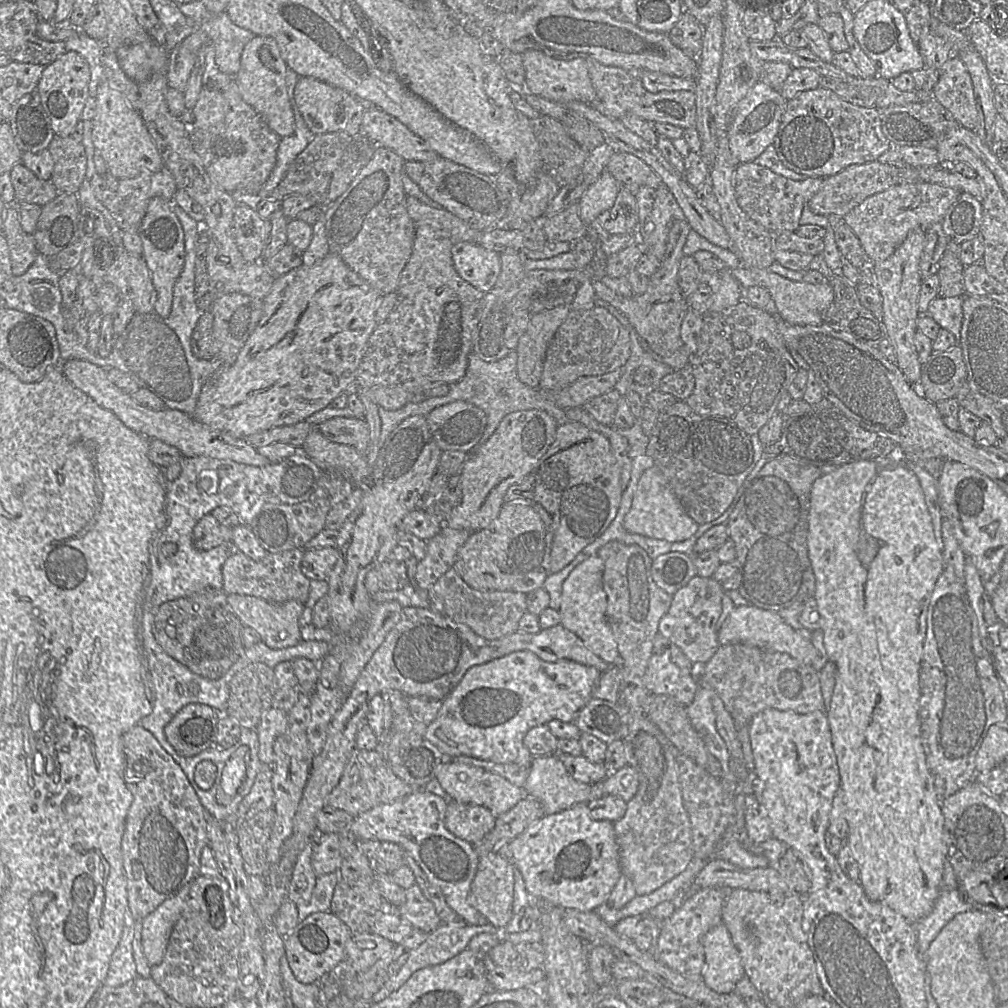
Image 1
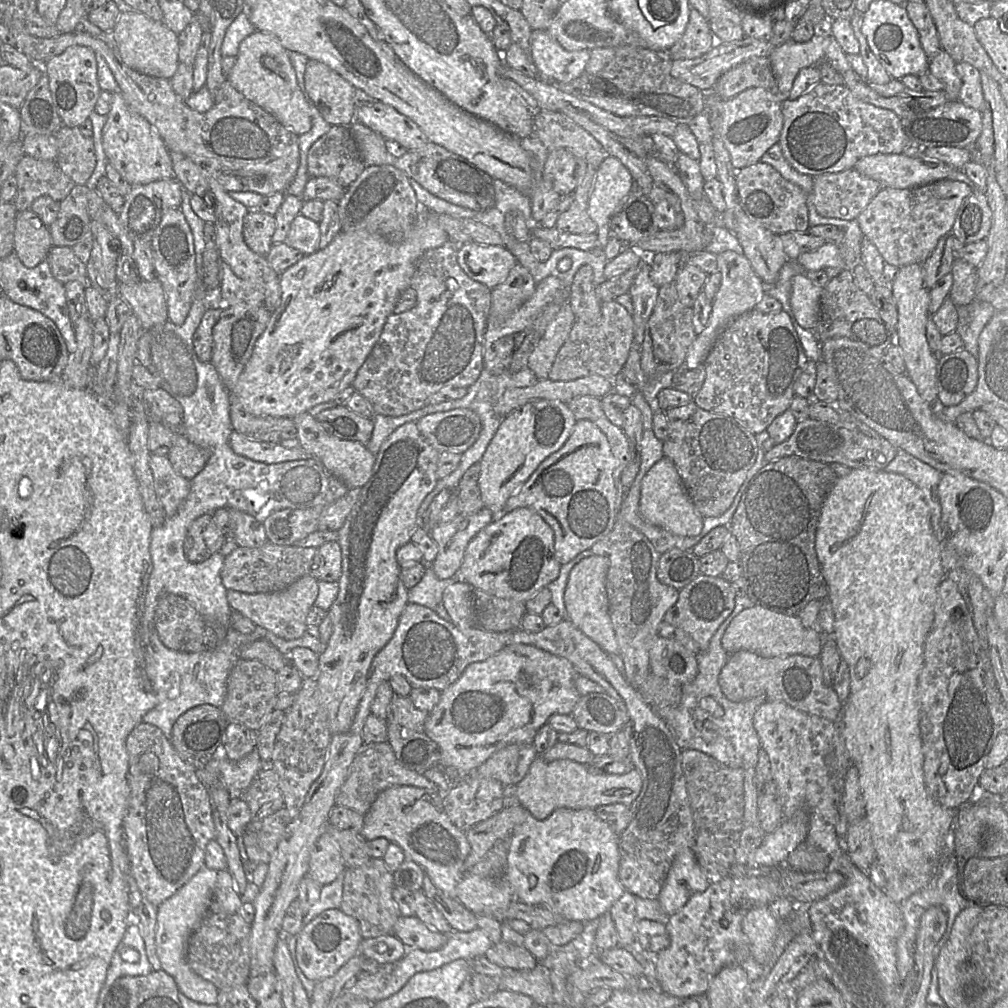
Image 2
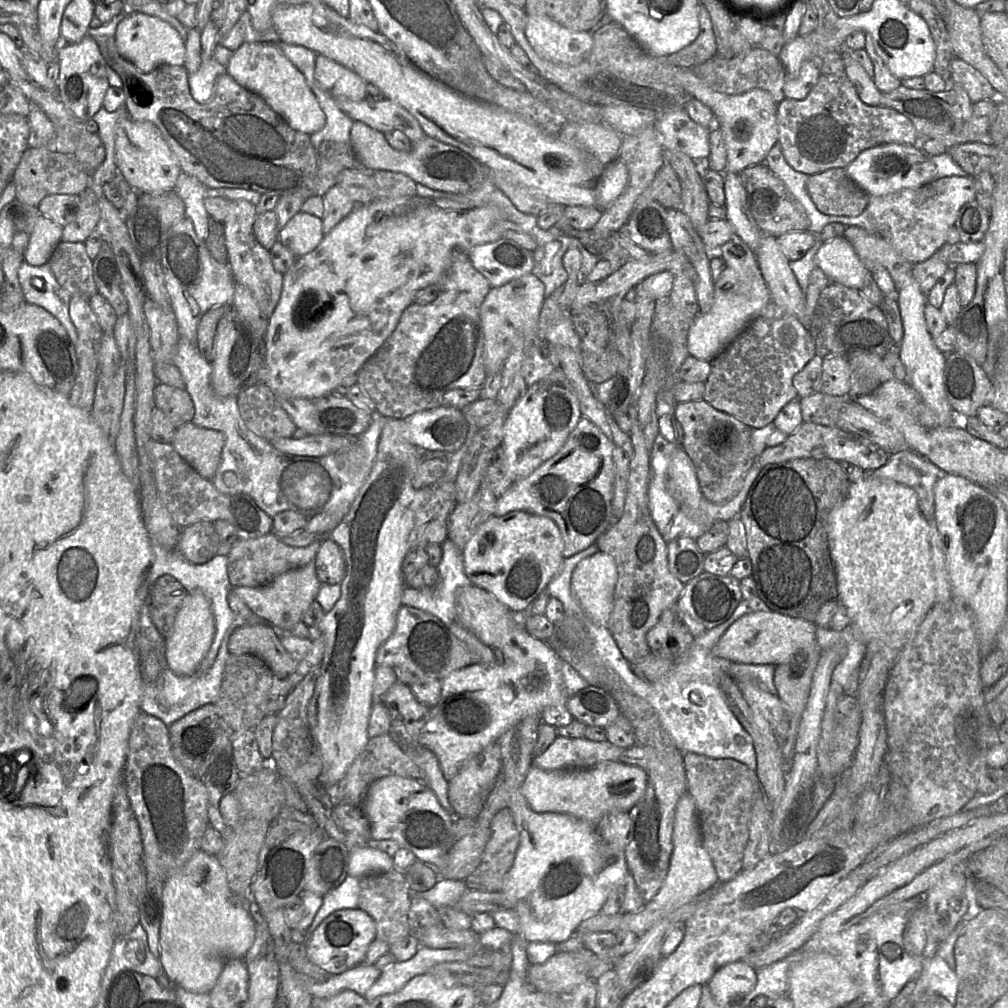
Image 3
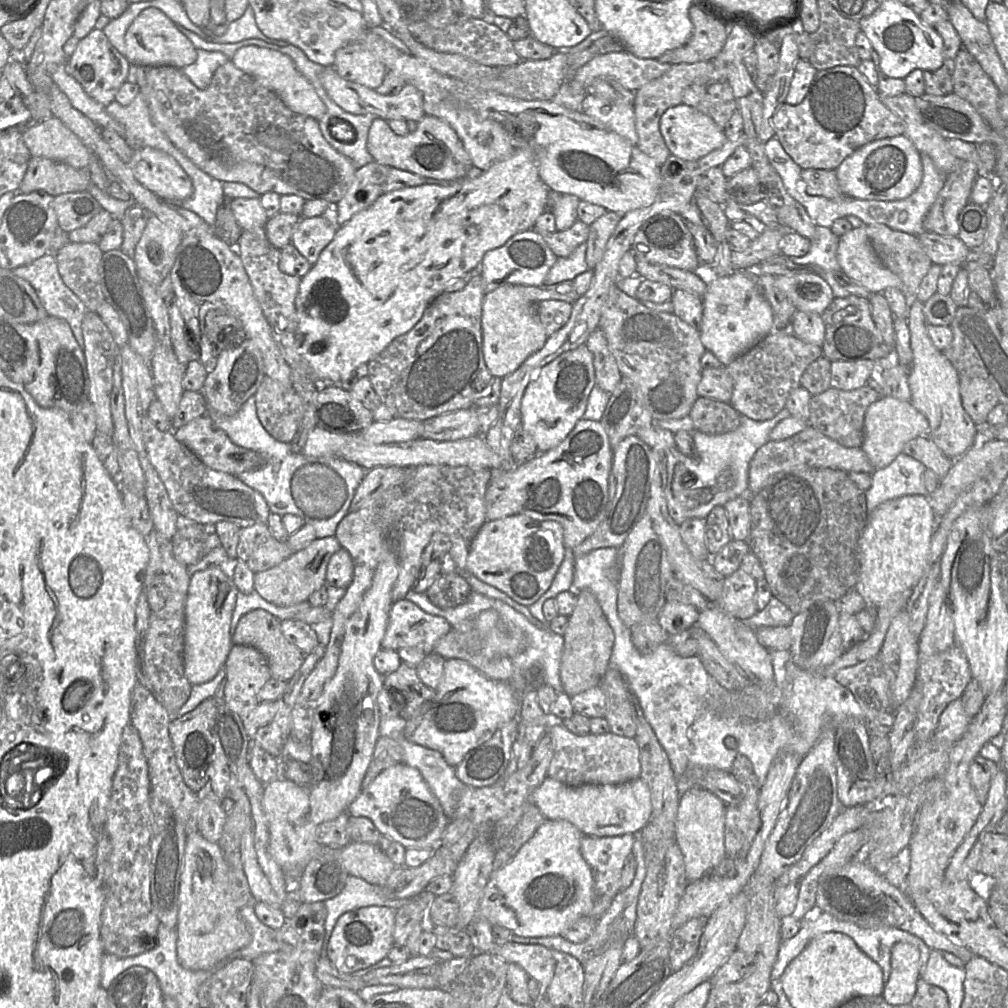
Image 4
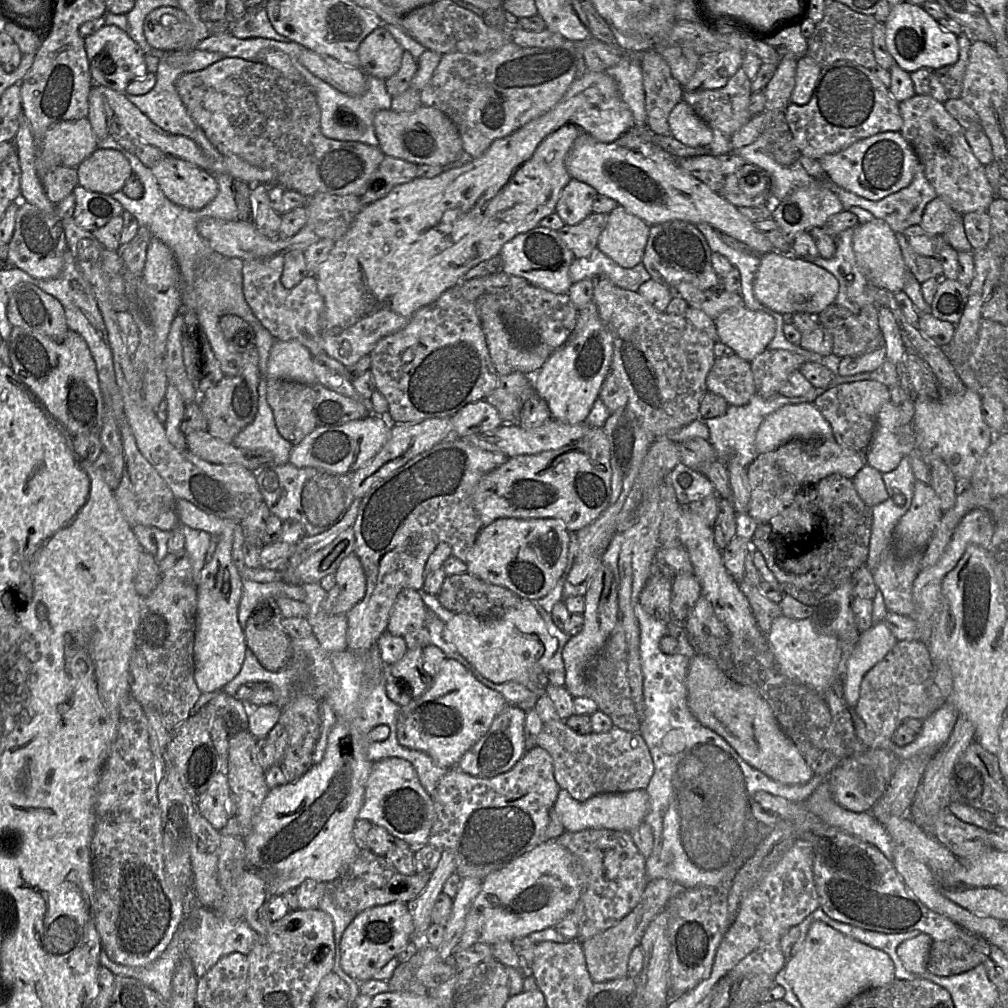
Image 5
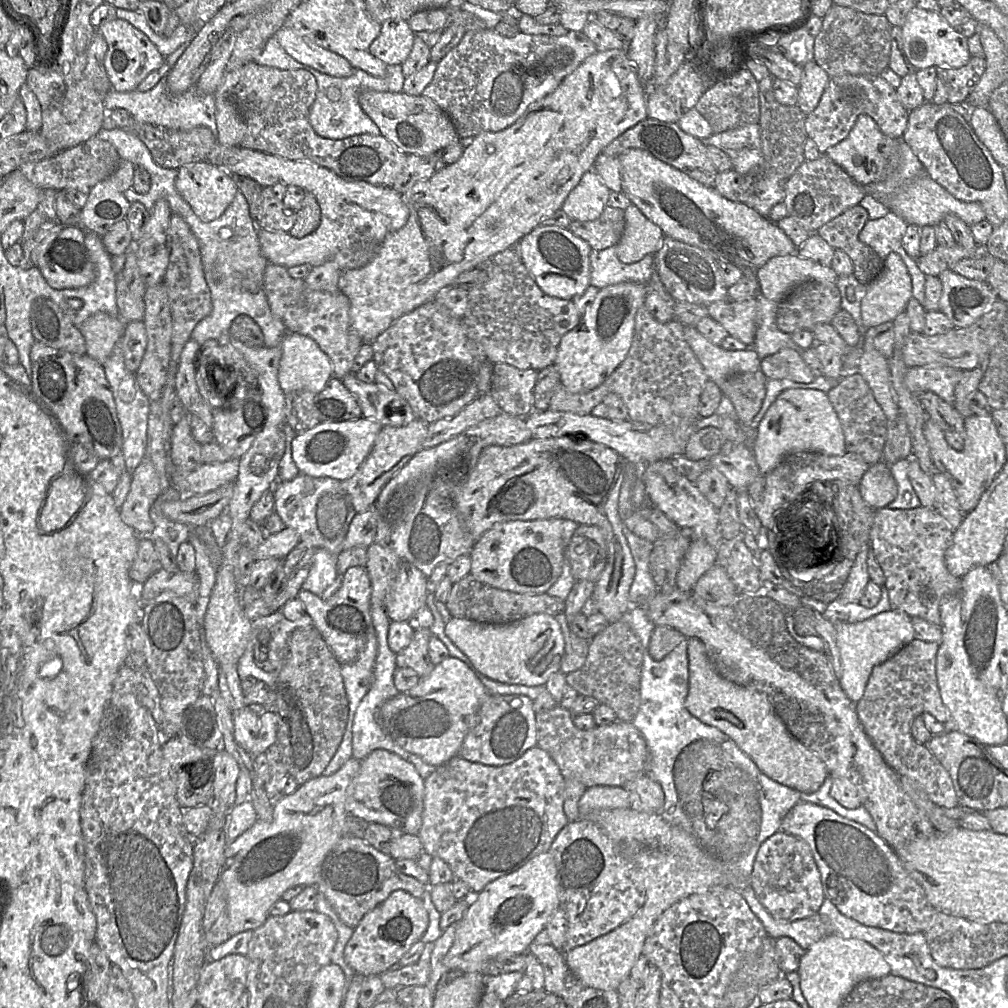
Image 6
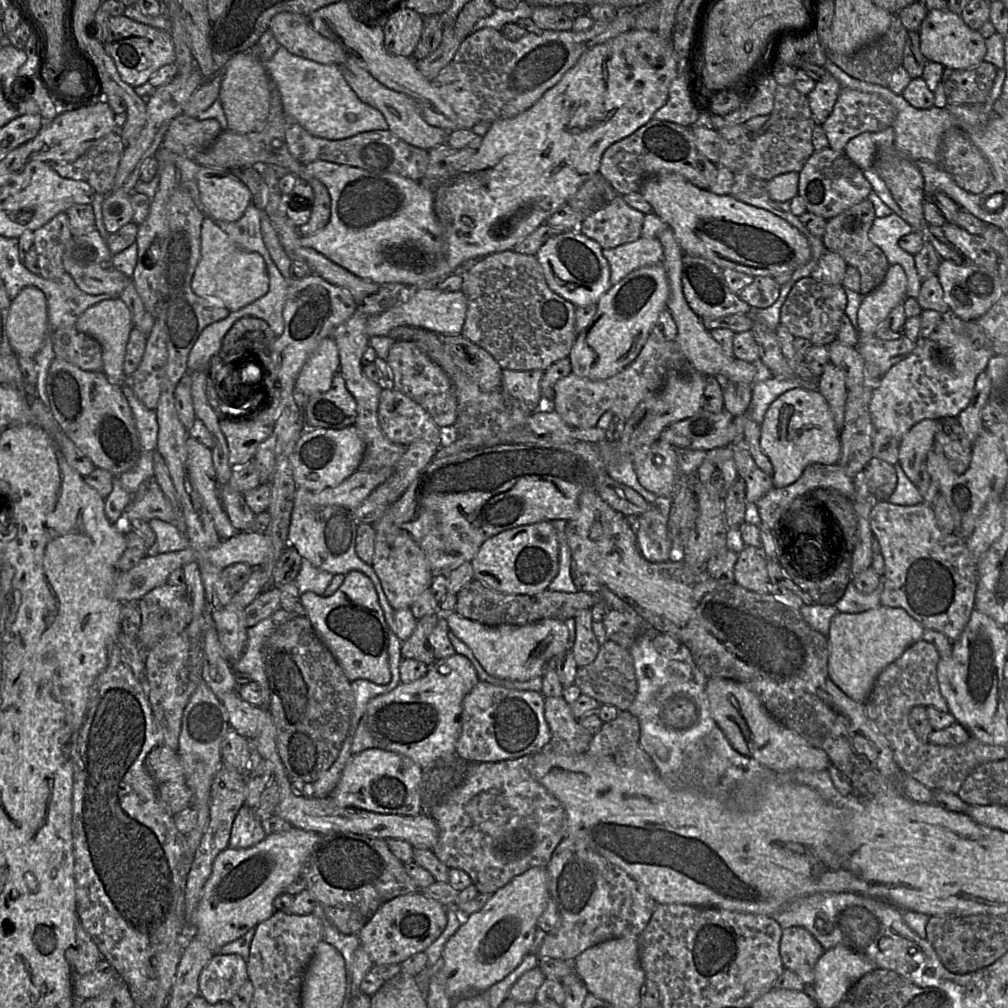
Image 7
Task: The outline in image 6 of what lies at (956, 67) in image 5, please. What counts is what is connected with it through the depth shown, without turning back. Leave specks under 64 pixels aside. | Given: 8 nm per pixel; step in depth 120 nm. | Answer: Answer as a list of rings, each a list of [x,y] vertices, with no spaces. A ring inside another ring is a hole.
[[[971,56],[969,62],[961,68],[944,68],[937,67],[937,76],[943,80],[946,90],[947,99],[950,104],[963,103],[974,90],[975,86],[982,77],[986,69],[984,58],[978,56]]]

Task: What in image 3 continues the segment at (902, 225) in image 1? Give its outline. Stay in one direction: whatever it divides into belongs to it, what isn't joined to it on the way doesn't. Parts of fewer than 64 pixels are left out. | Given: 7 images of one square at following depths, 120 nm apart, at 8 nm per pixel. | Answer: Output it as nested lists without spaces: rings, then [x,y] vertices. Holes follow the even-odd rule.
[[[970,175],[932,180],[917,189],[904,189],[884,196],[872,196],[866,209],[875,222],[875,233],[885,237],[903,258],[918,264],[930,258],[943,245],[959,210],[976,199],[974,178]]]

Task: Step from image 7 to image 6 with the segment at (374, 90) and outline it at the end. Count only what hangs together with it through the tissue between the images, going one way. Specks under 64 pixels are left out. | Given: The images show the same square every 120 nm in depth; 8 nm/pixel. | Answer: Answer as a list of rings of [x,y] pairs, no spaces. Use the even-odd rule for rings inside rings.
[[[374,90],[363,91],[359,96],[362,110],[379,127],[382,136],[391,141],[400,151],[408,155],[428,156],[459,142],[461,139],[448,114],[432,100],[423,95],[412,96],[403,92],[379,92]]]

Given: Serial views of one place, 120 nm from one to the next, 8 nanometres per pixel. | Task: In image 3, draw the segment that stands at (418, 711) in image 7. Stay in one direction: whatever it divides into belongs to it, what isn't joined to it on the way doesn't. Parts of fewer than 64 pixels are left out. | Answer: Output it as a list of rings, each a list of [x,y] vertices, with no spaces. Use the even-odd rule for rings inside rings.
[[[474,585],[456,590],[457,622],[473,633],[483,644],[501,650],[502,664],[472,665],[455,670],[442,680],[438,703],[430,708],[418,733],[420,745],[432,751],[439,760],[445,779],[450,782],[462,765],[488,745],[496,742],[505,732],[530,716],[540,716],[549,706],[566,705],[568,695],[562,677],[562,659],[546,640],[530,635],[523,623],[518,623],[513,611],[494,595]]]

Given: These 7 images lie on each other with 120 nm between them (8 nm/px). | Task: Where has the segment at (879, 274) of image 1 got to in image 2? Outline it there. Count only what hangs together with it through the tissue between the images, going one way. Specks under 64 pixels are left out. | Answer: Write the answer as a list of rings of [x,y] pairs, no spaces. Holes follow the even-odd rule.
[[[914,263],[896,268],[895,271],[889,275],[889,284],[898,311],[897,345],[900,347],[903,354],[906,374],[916,386],[921,397],[927,403],[933,405],[937,402],[936,372],[938,356],[942,354],[937,354],[930,348],[926,337],[926,323],[929,318],[929,289],[925,286],[923,281],[922,264]]]

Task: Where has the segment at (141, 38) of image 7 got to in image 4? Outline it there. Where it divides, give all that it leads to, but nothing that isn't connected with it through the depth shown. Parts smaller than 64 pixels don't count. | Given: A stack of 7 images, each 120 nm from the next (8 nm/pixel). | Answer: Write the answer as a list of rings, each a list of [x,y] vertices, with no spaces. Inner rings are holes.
[[[93,29],[87,36],[79,39],[74,52],[66,61],[66,72],[81,84],[90,97],[107,106],[127,81],[130,66],[130,61],[110,43],[104,32]]]

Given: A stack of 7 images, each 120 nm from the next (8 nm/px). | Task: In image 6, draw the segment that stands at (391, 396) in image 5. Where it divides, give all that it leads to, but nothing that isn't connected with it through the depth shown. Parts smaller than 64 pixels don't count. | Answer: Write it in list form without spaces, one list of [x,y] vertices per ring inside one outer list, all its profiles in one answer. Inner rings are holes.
[[[434,299],[393,322],[371,345],[372,361],[390,379],[395,391],[407,401],[416,418],[428,425],[456,415],[480,396],[477,376],[481,365],[487,360],[484,350],[467,335],[463,319],[456,317],[447,307]]]

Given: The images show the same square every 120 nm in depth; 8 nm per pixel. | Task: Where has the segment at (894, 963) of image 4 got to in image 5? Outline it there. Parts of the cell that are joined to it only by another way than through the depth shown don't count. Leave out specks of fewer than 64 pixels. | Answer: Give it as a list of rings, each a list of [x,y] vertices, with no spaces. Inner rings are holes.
[[[921,933],[897,947],[897,955],[907,971],[917,975],[926,971],[931,944],[932,939]]]

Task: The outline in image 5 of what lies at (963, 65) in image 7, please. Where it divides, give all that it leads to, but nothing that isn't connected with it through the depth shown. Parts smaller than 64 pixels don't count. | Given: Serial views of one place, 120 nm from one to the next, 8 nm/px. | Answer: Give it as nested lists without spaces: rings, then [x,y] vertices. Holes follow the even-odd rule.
[[[907,2],[896,5],[890,12],[885,25],[885,43],[896,65],[911,73],[920,68],[936,70],[953,65],[959,58],[958,35],[941,27],[932,16]]]

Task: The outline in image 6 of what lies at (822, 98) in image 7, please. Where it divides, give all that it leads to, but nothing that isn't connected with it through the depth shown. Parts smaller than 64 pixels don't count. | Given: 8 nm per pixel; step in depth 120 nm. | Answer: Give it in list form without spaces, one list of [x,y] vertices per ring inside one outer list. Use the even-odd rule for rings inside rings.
[[[809,61],[802,67],[803,76],[798,85],[796,105],[808,115],[819,104],[830,76],[815,61]]]

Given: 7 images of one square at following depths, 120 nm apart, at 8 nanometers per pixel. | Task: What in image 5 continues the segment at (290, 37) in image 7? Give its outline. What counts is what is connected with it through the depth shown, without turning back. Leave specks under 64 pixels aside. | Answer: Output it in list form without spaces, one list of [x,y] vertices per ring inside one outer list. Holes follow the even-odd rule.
[[[306,48],[299,56],[298,62],[313,75],[344,94],[358,96],[366,91],[367,76],[358,67],[347,66],[333,57]]]

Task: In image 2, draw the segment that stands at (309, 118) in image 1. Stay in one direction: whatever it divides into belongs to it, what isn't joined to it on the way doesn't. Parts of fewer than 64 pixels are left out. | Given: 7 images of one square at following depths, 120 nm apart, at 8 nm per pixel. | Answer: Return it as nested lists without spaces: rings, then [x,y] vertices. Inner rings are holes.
[[[310,59],[304,74],[305,91],[323,119],[332,126],[349,126],[355,120],[353,96],[356,88],[330,67]]]

